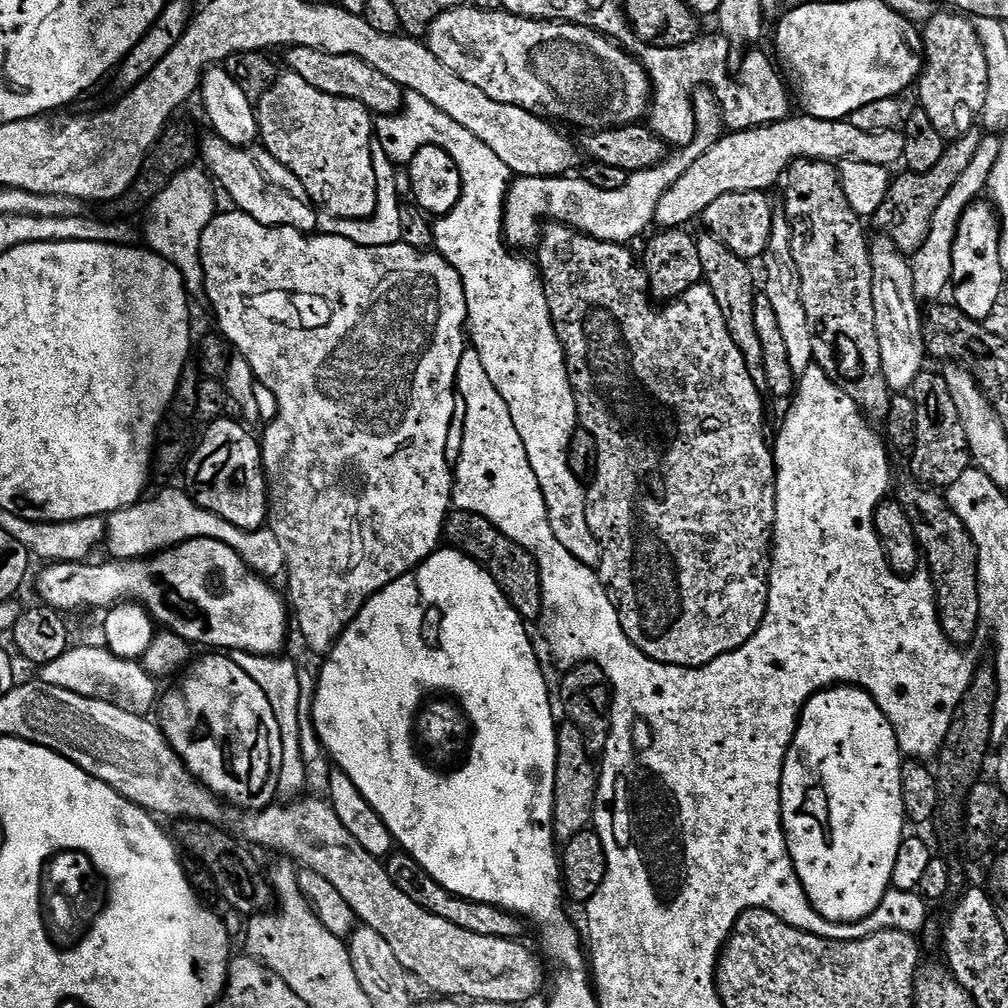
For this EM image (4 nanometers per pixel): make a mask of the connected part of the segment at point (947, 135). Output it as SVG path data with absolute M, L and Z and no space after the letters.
M946 10L941 11L923 25L922 55L924 67L918 81L918 89L920 88L919 107L929 116L930 122L934 122L934 130L938 130L938 134L942 134L945 142L960 140L966 133L977 127L982 106L986 106L988 67L977 25L965 15L951 14Z

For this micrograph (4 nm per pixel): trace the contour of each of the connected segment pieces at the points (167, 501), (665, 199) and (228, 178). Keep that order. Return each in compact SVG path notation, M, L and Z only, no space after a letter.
M160 492L156 500L142 498L137 504L123 508L107 517L108 535L106 549L113 560L143 560L159 554L186 541L214 540L230 546L248 564L249 568L267 579L285 573L287 564L278 536L267 528L247 532L238 526L230 526L222 518L202 510L193 502L192 497L180 492Z
M807 114L793 115L774 124L748 131L727 133L713 146L658 202L655 223L661 229L684 228L692 219L703 217L706 206L722 194L768 192L781 183L793 160L826 160L839 162L856 159L884 167L901 163L904 154L904 133L863 132L848 120L819 120Z
M215 134L201 139L198 152L202 164L210 173L211 179L233 200L235 207L245 212L254 222L262 222L271 228L293 228L299 232L315 233L317 209L306 194L304 184L267 152L263 146L235 148Z

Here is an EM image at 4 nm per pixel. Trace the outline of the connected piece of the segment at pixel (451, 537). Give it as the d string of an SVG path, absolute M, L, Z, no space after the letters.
M449 511L448 518L444 522L443 539L451 547L467 554L474 562L478 562L498 582L498 586L506 594L506 598L516 607L518 614L526 622L536 622L540 619L542 610L542 582L540 571L534 562L534 558L522 546L518 546L502 530L498 530L482 514Z

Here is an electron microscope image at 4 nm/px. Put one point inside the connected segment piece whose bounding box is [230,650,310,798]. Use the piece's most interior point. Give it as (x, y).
(279, 678)

